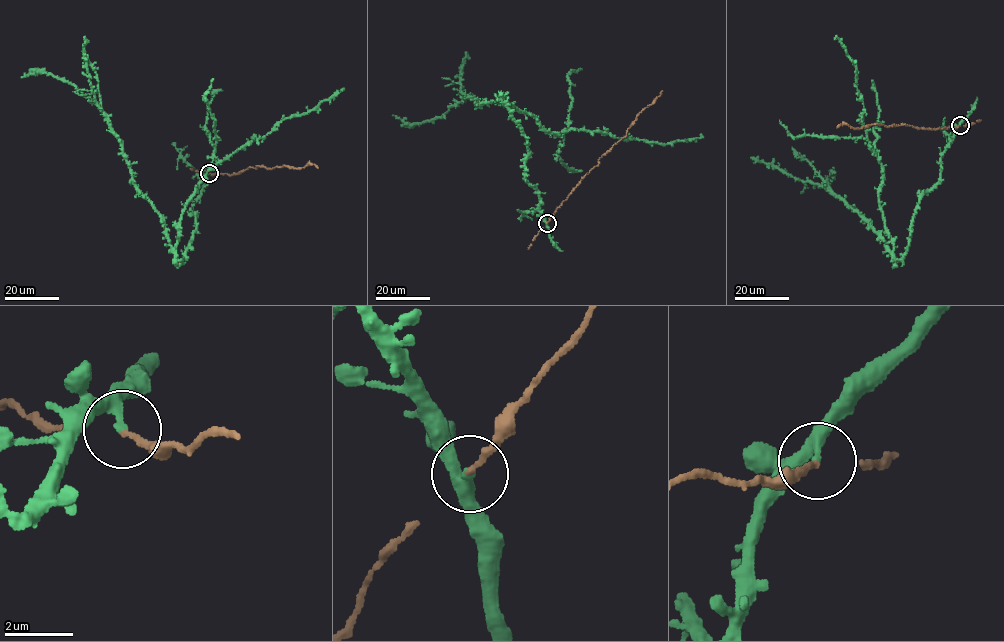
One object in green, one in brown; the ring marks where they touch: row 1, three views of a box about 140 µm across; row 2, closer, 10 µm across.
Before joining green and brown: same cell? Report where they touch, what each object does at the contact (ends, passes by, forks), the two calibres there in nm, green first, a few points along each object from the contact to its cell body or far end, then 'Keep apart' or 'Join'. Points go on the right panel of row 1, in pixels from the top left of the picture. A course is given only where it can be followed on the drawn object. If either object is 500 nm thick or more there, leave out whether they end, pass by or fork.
Place: (960, 125). At the ring green passes by. At the ring brown ends. Thickness 200 nm (green) against 140 nm. Course of green: (960, 125), (940, 180), (919, 200), (902, 259), (893, 260), (881, 235), (826, 182), (831, 171), (829, 192). Course of brown: (960, 126), (934, 129), (904, 124), (887, 127), (875, 123), (855, 129), (843, 124), (836, 127). Keep apart

